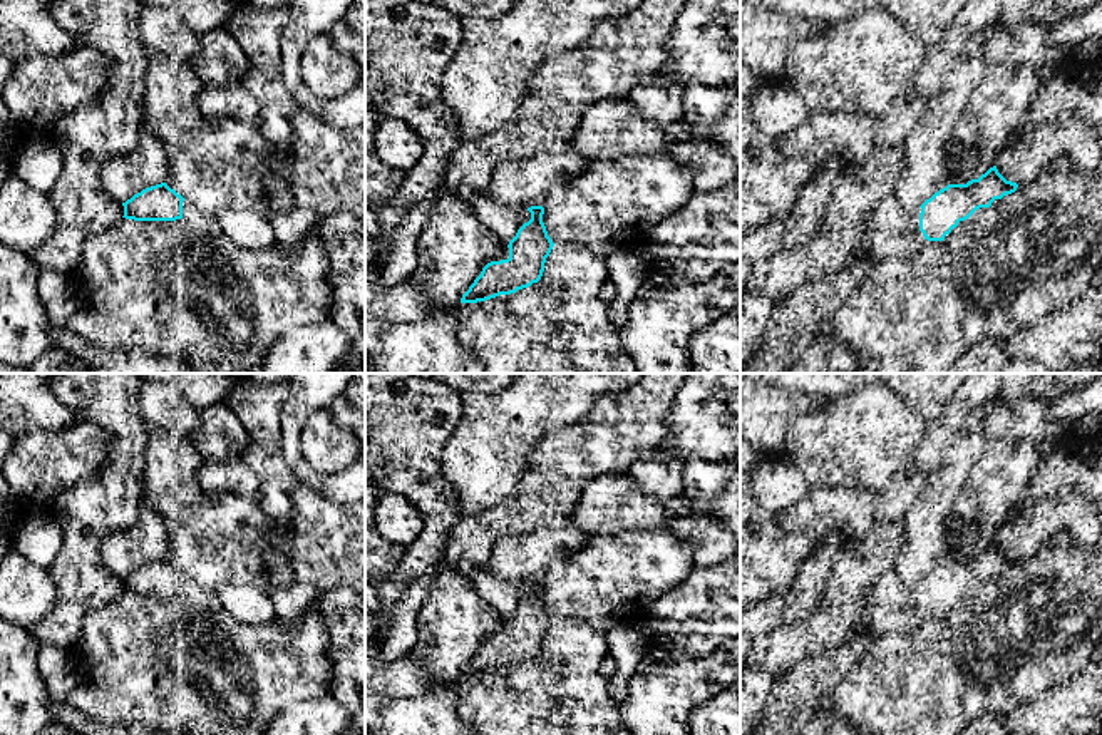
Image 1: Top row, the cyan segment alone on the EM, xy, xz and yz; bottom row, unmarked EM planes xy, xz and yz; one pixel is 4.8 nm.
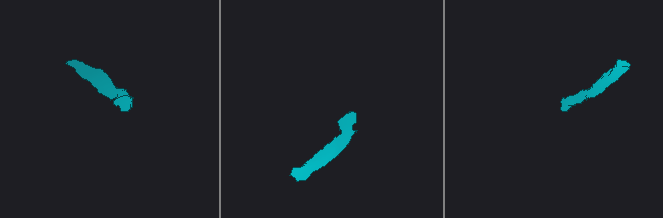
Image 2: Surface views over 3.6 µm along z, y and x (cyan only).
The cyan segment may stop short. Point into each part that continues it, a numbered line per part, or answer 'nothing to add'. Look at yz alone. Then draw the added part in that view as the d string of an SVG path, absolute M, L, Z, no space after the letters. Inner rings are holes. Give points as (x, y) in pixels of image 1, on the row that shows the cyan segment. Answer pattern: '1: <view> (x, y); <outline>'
1: yz (898, 235); M888 198L874 214L878 234L874 244L863 249L859 258L896 261L901 256L923 254L924 236L919 231L919 216L911 216L898 198Z

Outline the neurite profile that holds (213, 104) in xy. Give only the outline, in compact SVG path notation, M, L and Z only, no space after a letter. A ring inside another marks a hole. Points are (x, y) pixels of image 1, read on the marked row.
M241 84L228 89L206 87L198 100L206 122L216 122L226 116L258 126L260 104Z

